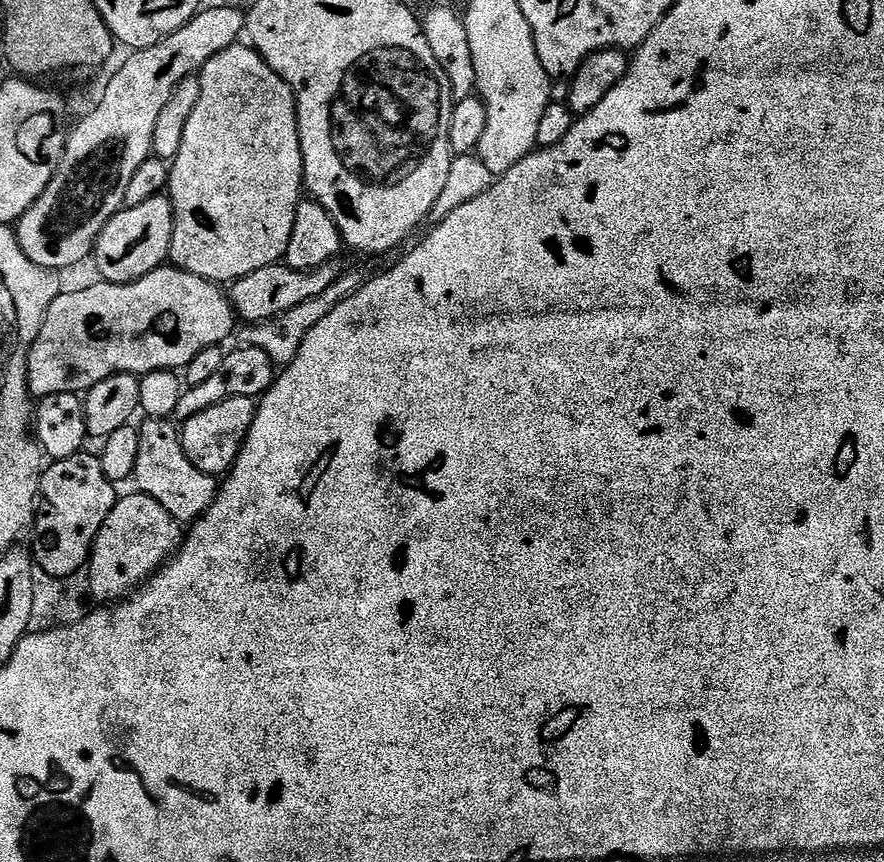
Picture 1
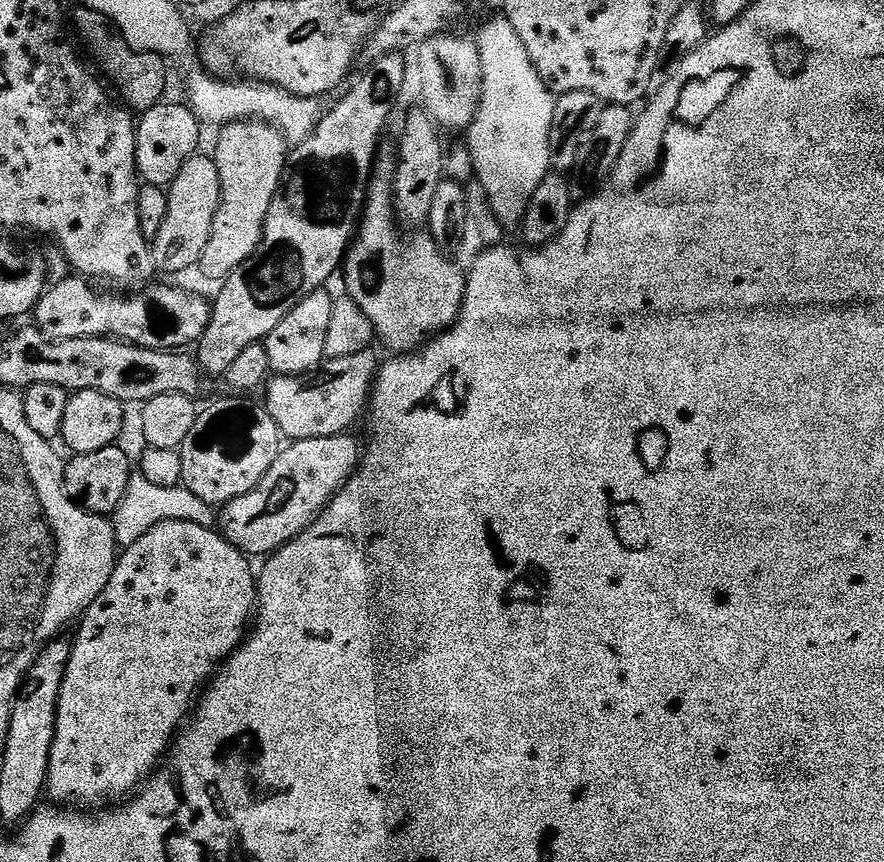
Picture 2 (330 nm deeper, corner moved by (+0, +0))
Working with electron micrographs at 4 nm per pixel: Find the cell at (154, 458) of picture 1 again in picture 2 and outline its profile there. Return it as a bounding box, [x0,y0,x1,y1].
[219,434,361,558]

